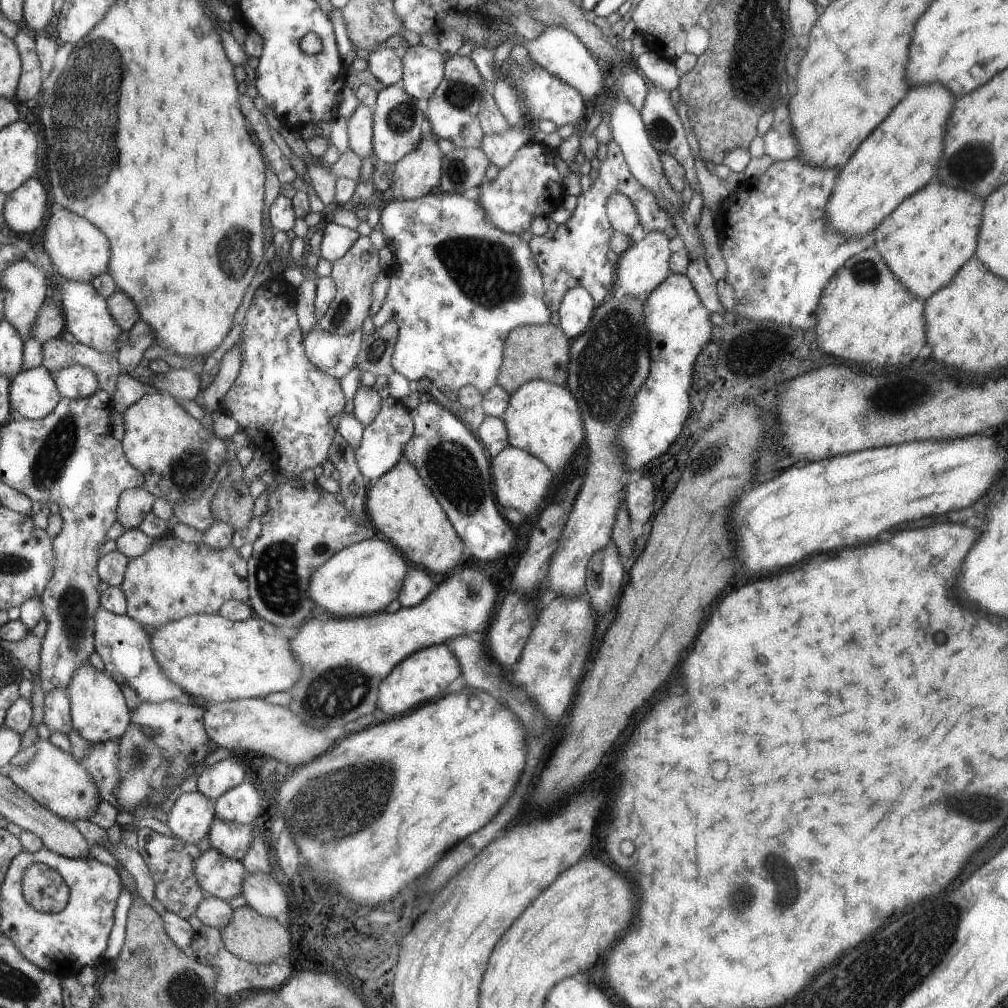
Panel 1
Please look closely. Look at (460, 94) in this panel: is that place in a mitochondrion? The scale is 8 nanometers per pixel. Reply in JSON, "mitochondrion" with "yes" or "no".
{"mitochondrion":"yes"}

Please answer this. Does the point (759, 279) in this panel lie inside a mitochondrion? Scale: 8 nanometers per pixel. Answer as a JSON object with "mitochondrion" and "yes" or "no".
{"mitochondrion":"yes"}

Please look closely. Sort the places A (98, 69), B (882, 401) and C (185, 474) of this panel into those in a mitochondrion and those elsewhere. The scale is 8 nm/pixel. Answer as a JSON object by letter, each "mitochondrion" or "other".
{"A":"mitochondrion","B":"mitochondrion","C":"mitochondrion"}

